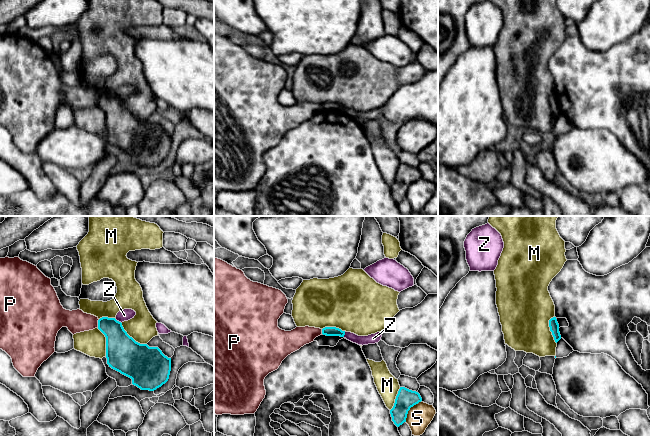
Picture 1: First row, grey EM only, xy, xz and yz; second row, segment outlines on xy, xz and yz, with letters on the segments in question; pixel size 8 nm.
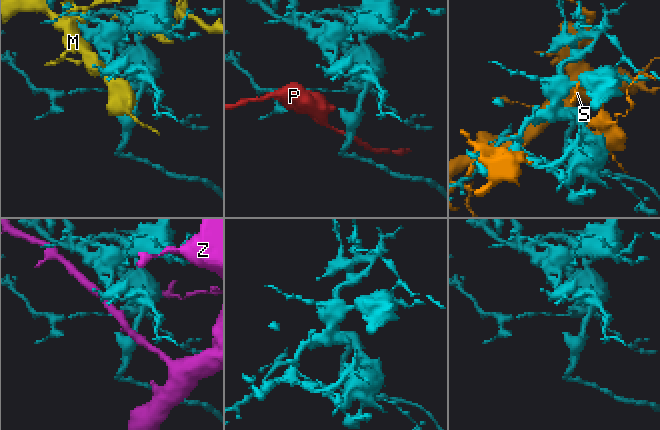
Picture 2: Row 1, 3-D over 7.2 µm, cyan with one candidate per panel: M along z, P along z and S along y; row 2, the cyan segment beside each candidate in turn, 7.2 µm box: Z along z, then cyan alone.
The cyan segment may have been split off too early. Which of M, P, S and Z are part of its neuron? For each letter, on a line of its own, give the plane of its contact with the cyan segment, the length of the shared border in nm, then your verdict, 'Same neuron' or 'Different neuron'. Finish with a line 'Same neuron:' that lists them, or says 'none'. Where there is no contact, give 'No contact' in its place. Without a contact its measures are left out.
M: Touches cyan in xy. Shared border 260 nm. Different neuron
P: Touches cyan in xy. Shared border 70 nm. Different neuron
S: Touches cyan in xz. Shared border 220 nm. Different neuron
Z: Touches cyan in xy. Shared border 70 nm. Different neuron
Same neuron: none

